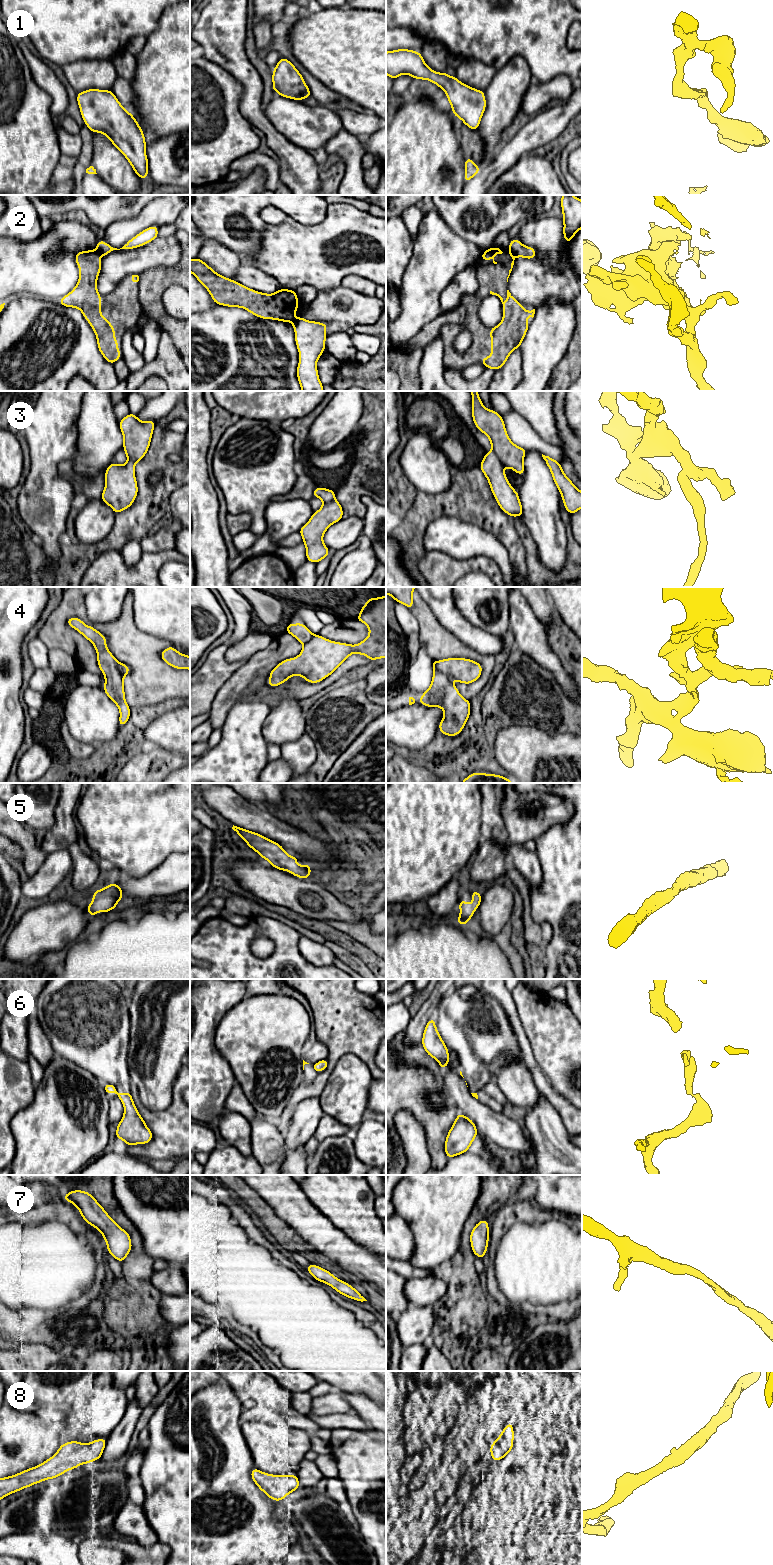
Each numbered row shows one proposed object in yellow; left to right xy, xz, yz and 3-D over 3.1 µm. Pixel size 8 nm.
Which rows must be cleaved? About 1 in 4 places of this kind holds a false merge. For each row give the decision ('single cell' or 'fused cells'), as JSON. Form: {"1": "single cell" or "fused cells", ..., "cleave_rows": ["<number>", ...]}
{"1": "single cell", "2": "fused cells", "3": "single cell", "4": "single cell", "5": "single cell", "6": "fused cells", "7": "single cell", "8": "single cell", "cleave_rows": ["2", "6"]}

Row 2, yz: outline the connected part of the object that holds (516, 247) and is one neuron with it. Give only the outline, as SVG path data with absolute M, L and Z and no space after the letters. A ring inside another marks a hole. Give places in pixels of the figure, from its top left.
M512 239L509 243L509 251L514 257L523 257L527 259L534 259L536 250L529 246L524 246L518 239Z

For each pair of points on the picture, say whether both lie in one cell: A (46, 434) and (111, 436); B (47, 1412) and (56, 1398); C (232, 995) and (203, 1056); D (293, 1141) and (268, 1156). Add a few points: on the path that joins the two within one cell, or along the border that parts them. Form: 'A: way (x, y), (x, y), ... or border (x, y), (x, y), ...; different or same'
A: border (81, 412), (77, 422), (77, 450), (72, 458); different
B: border (37, 1400), (43, 1403), (59, 1405); different
C: way (217, 1009), (203, 1023), (203, 1041); same
D: border (283, 1133), (286, 1145); different

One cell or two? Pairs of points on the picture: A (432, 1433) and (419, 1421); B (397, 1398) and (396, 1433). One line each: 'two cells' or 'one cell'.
A: two cells
B: one cell

